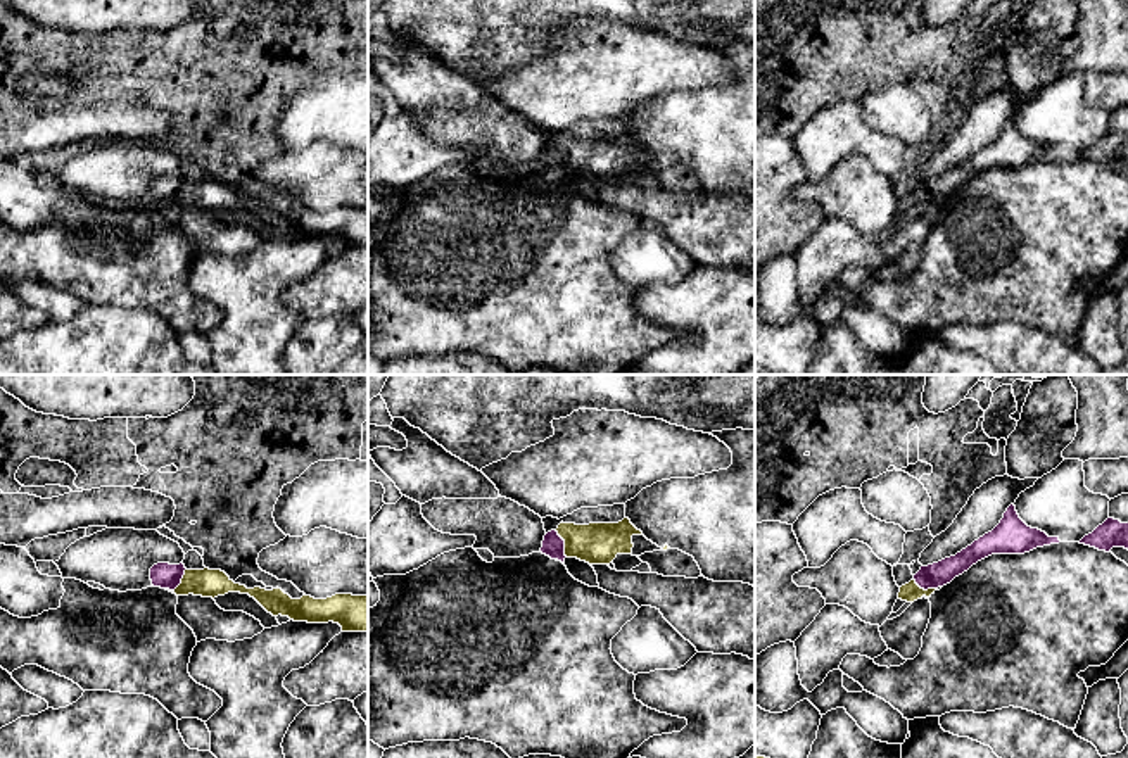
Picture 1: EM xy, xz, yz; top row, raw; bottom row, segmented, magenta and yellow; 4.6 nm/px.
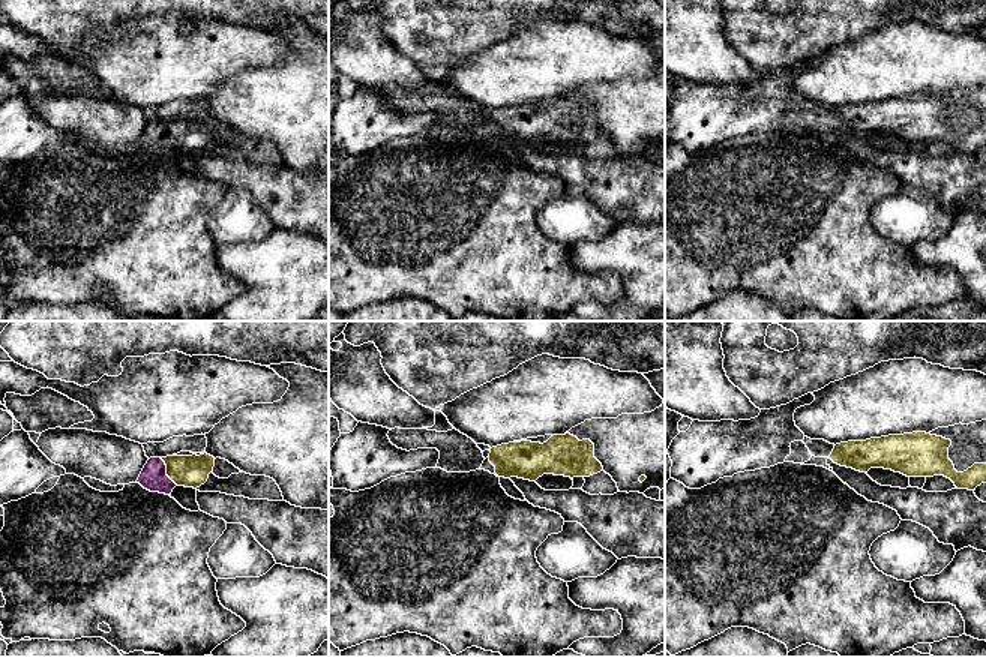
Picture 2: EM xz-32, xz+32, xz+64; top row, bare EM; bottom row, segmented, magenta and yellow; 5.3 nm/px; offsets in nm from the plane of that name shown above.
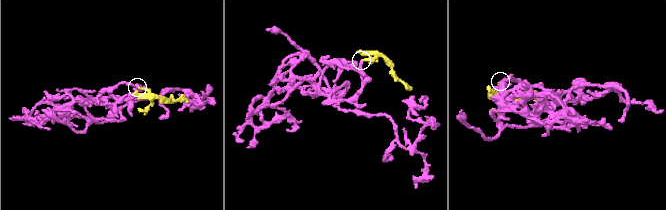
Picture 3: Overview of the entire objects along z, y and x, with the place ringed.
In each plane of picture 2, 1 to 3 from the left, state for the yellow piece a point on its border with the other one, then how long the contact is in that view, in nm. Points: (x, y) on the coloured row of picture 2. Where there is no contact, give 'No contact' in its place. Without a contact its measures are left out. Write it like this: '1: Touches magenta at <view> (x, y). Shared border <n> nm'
1: Touches magenta at xz-32 (165, 471). Shared border 180 nm
2: No contact
3: No contact

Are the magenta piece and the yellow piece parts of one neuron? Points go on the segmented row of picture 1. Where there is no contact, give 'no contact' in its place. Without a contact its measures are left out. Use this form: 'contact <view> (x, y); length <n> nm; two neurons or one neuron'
contact xz (564, 544); length 140 nm; one neuron

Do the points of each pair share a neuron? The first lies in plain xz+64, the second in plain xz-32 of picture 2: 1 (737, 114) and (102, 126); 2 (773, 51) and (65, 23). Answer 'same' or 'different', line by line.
1: different
2: same

